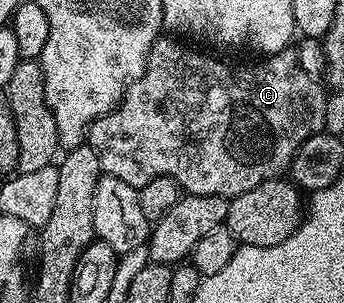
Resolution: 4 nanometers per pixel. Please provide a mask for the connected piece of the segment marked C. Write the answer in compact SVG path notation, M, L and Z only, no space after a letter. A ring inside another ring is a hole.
M160 36L149 52L147 67L143 75L128 86L126 92L123 93L123 101L110 114L96 120L87 131L86 145L92 146L97 152L99 169L103 174L112 174L117 180L125 180L125 184L136 188L149 184L149 180L157 176L169 176L179 181L180 186L188 194L221 196L230 200L241 192L249 192L249 188L257 188L257 184L265 180L280 177L290 167L299 145L309 140L309 136L320 133L326 127L323 126L327 122L327 98L323 95L324 87L322 85L319 87L315 83L318 81L312 75L307 74L305 68L301 68L298 53L294 49L288 48L279 54L272 54L266 61L259 60L256 66L243 66L240 70L234 70L233 67L226 66L225 63L218 62L217 59L210 58L207 54L198 54L197 51L190 50L182 44L187 45L174 37Z

